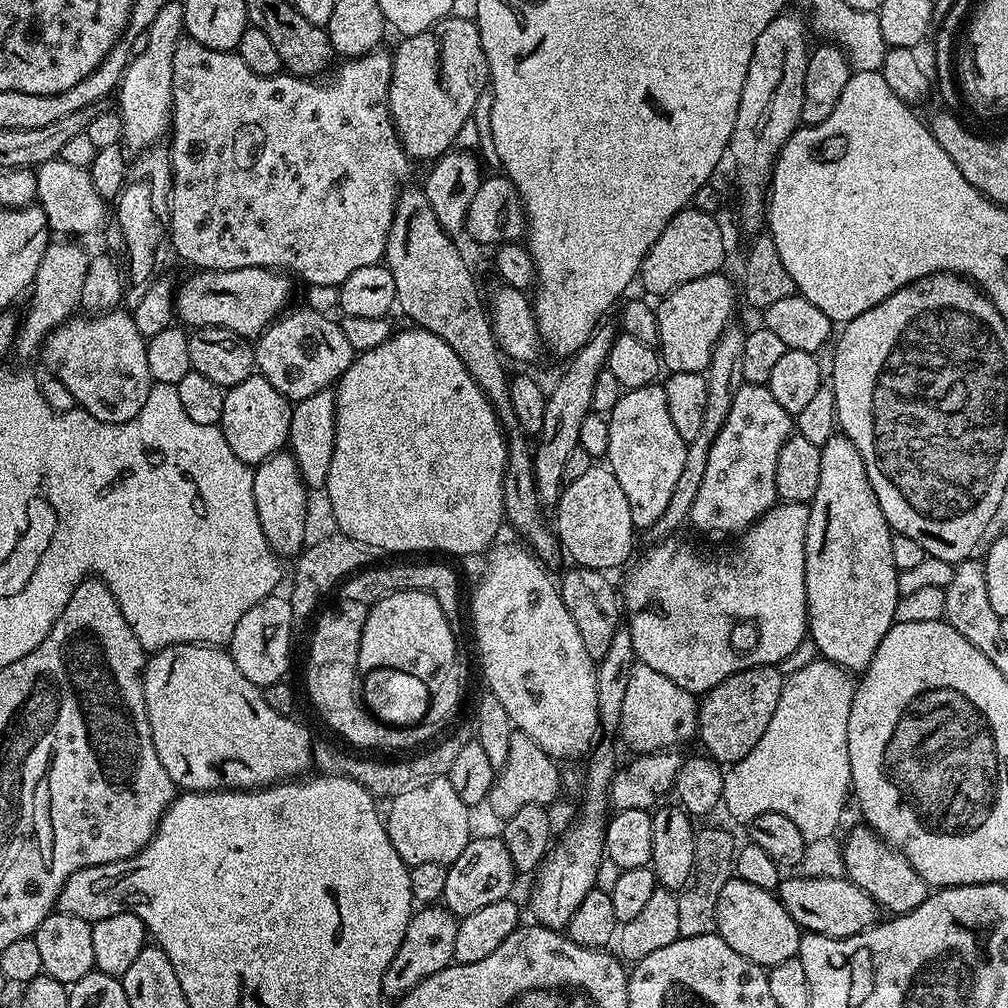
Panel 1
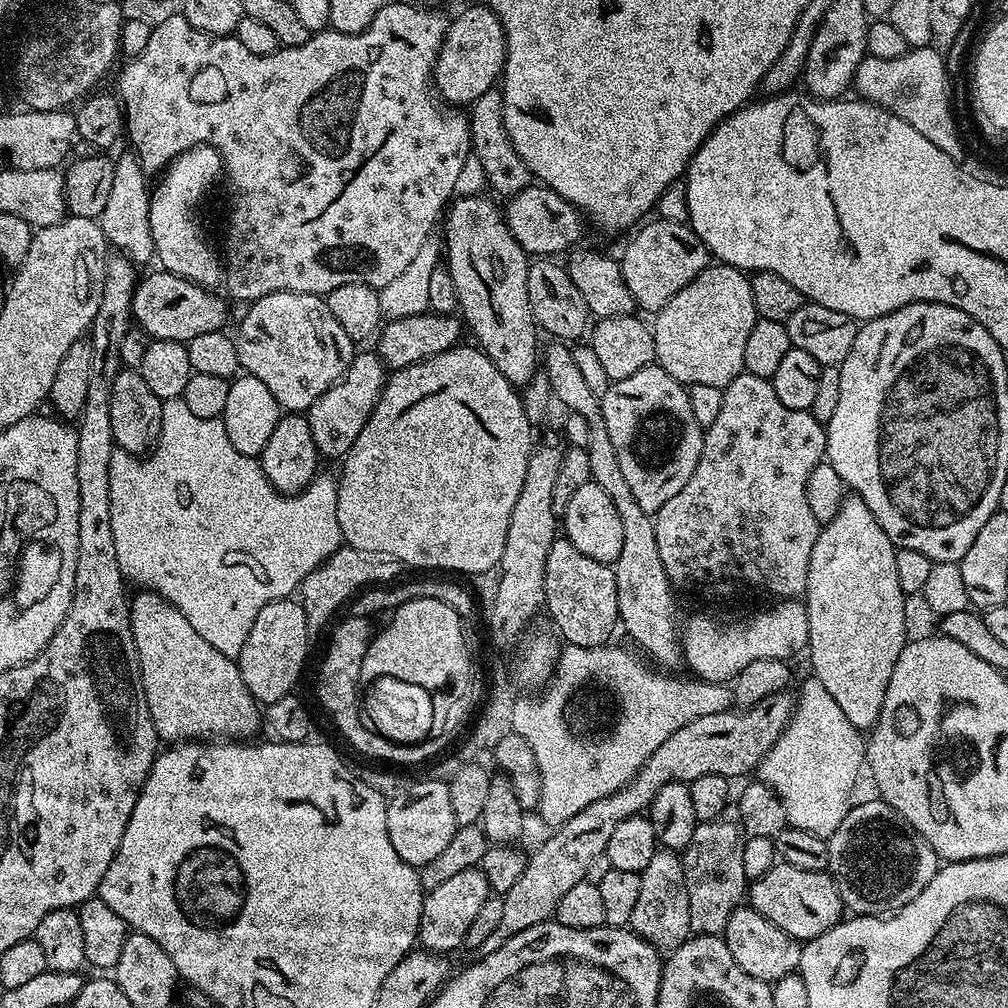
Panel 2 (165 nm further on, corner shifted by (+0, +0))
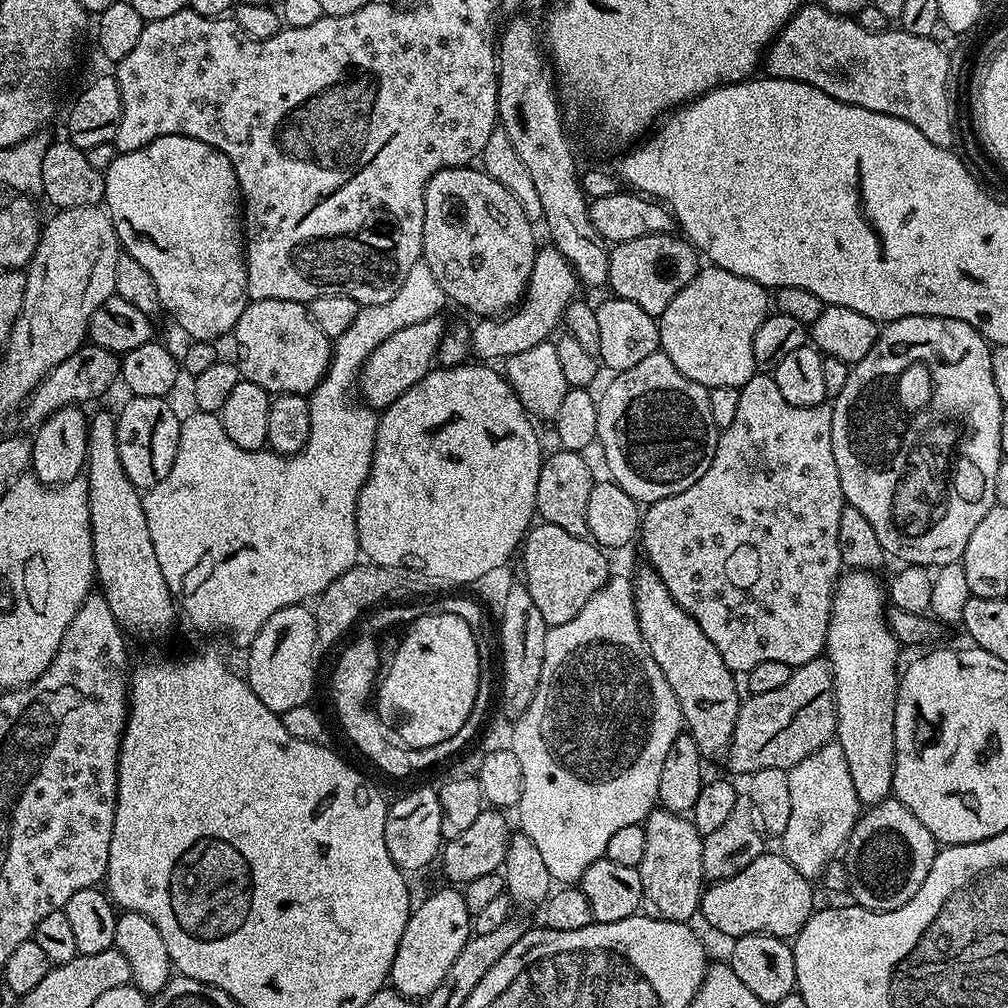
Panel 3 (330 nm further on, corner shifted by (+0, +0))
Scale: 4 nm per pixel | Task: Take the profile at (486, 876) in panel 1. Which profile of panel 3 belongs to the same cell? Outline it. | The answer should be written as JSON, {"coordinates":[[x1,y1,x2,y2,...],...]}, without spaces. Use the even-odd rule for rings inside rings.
{"coordinates":[[444,886,437,892,432,892,424,901,417,903,412,909,411,916,406,922,406,930,402,930,402,942,398,942,398,954,392,963,392,974,390,977,391,987,409,998,423,998,429,996,446,978,450,966,454,966,454,958,462,954,462,946,474,932,474,916,468,911,464,901,463,891,456,886]]}

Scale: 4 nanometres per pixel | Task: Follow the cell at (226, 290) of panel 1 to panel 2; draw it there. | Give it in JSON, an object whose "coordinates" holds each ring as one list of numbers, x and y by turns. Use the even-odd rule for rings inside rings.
{"coordinates":[[152,272,137,285,135,298,132,300,132,318,152,340,187,342,198,338,198,334,219,332,225,327,224,319,228,316,228,308,216,294,174,272]]}

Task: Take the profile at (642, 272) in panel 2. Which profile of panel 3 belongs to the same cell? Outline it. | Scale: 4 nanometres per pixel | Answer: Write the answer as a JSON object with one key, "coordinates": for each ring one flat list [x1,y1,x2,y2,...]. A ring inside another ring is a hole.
{"coordinates":[[676,234,647,236,646,238,634,238,634,242,622,242,609,251,608,257,610,258,610,274,608,275,607,287,612,288,611,295,621,300,634,302,634,306,642,306,642,310,646,310,646,314,657,318,664,313,666,306,670,306,673,298,696,277,698,271,696,249,687,239]]}

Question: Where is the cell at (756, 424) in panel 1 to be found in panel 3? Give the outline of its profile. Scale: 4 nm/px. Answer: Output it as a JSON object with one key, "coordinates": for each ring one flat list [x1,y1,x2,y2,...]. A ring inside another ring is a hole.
{"coordinates":[[757,374,750,378,740,389,738,410,734,413,734,422,719,433,714,450,714,462,694,486,682,490,682,494,674,494,670,498,662,498,658,502,647,505,643,509,638,533,638,544,644,547,647,563,662,578,666,590,702,626,702,634,714,642,718,654,722,654,722,662,733,674,746,674,758,662,786,662,793,666,805,664,817,659,825,651,826,630,830,622,832,595,836,593,836,582,842,575,840,551,838,550,838,522,846,501,842,494,842,482,838,478,838,462,834,462,834,446,832,445,832,404,825,402,814,406,790,406,786,398,782,398,782,390,778,390,776,377,772,374]]}

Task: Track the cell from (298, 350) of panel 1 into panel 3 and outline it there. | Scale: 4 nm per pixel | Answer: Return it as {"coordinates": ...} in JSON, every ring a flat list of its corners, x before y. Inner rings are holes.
{"coordinates":[[253,300,246,306,236,323,235,363,243,379,262,386,269,394,308,396,320,385,332,363,333,345,326,334,312,320,307,307,299,300]]}

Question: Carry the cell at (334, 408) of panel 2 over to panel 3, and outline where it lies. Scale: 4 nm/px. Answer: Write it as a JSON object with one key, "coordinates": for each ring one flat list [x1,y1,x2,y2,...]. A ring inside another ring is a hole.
{"coordinates":[[432,316,426,322,406,326,406,330,397,330,382,343,375,345,365,355,358,373,358,396,368,408,383,410,389,408,410,386,414,386,425,374,433,371,436,352,440,341,446,335,443,319]]}

